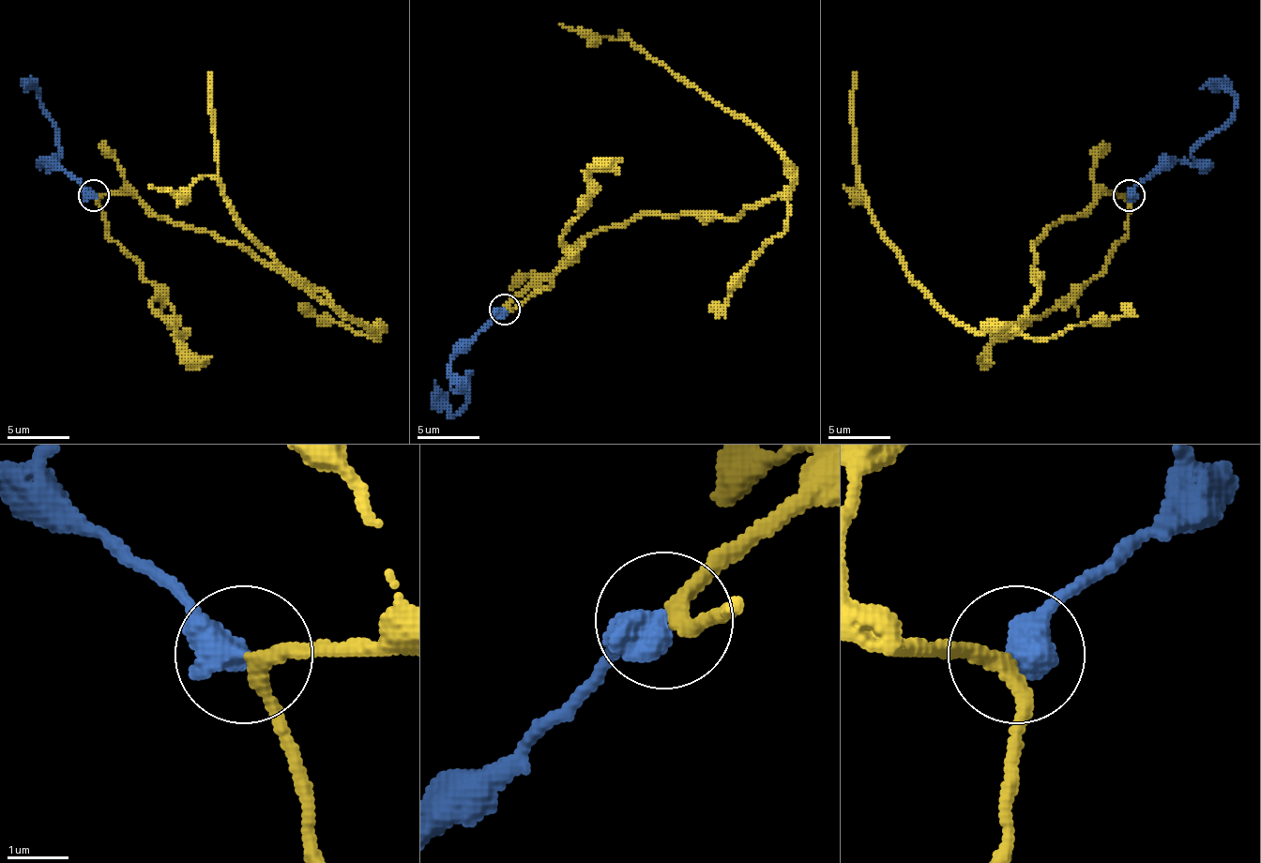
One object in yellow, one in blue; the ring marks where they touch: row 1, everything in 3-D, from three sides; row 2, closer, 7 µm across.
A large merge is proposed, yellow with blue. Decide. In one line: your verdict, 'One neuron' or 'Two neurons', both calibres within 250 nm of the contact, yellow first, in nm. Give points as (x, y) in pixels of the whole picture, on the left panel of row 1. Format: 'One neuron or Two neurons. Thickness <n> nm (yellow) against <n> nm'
One neuron. Thickness 220 nm (yellow) against 600 nm

